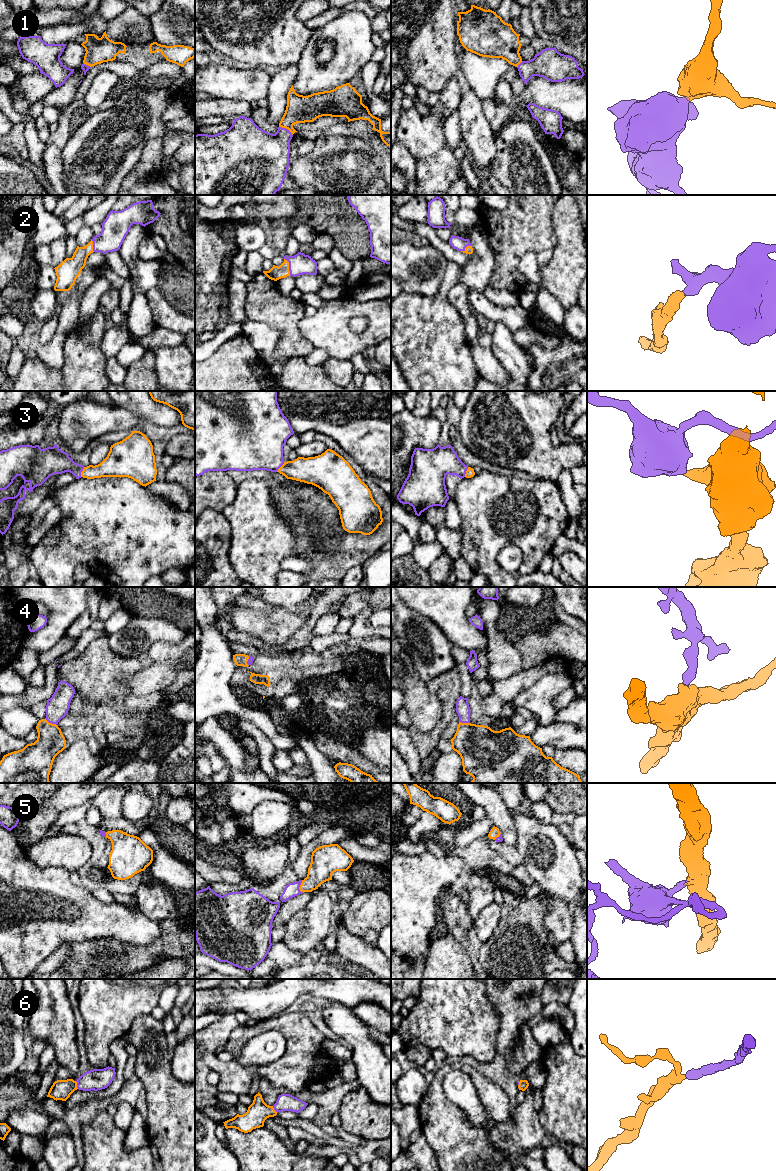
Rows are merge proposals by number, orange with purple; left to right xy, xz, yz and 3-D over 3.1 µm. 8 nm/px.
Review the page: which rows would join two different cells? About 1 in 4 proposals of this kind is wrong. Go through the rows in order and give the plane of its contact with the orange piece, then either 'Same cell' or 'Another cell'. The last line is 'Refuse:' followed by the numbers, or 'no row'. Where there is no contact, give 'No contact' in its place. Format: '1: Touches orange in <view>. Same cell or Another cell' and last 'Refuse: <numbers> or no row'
1: Touches orange in xz. Same cell
2: Touches orange in xz. Same cell
3: Touches orange in xy. Same cell
4: Touches orange in xy. Same cell
5: Touches orange in xz. Same cell
6: Touches orange in xy. Same cell
Refuse: no row

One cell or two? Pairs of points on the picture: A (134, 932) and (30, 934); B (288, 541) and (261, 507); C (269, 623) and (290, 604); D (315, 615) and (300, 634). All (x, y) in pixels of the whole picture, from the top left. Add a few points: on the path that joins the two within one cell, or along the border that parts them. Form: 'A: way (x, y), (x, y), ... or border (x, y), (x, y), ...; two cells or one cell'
A: way (108, 926), (56, 926); one cell
B: way (280, 533), (262, 515); one cell
C: border (307, 598), (298, 612), (290, 612), (277, 606); two cells
D: way (311, 620), (305, 629); one cell

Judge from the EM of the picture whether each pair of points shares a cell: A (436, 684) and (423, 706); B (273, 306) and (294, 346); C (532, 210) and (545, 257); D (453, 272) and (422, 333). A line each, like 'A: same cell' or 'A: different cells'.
A: different cells
B: same cell
C: different cells
D: same cell

